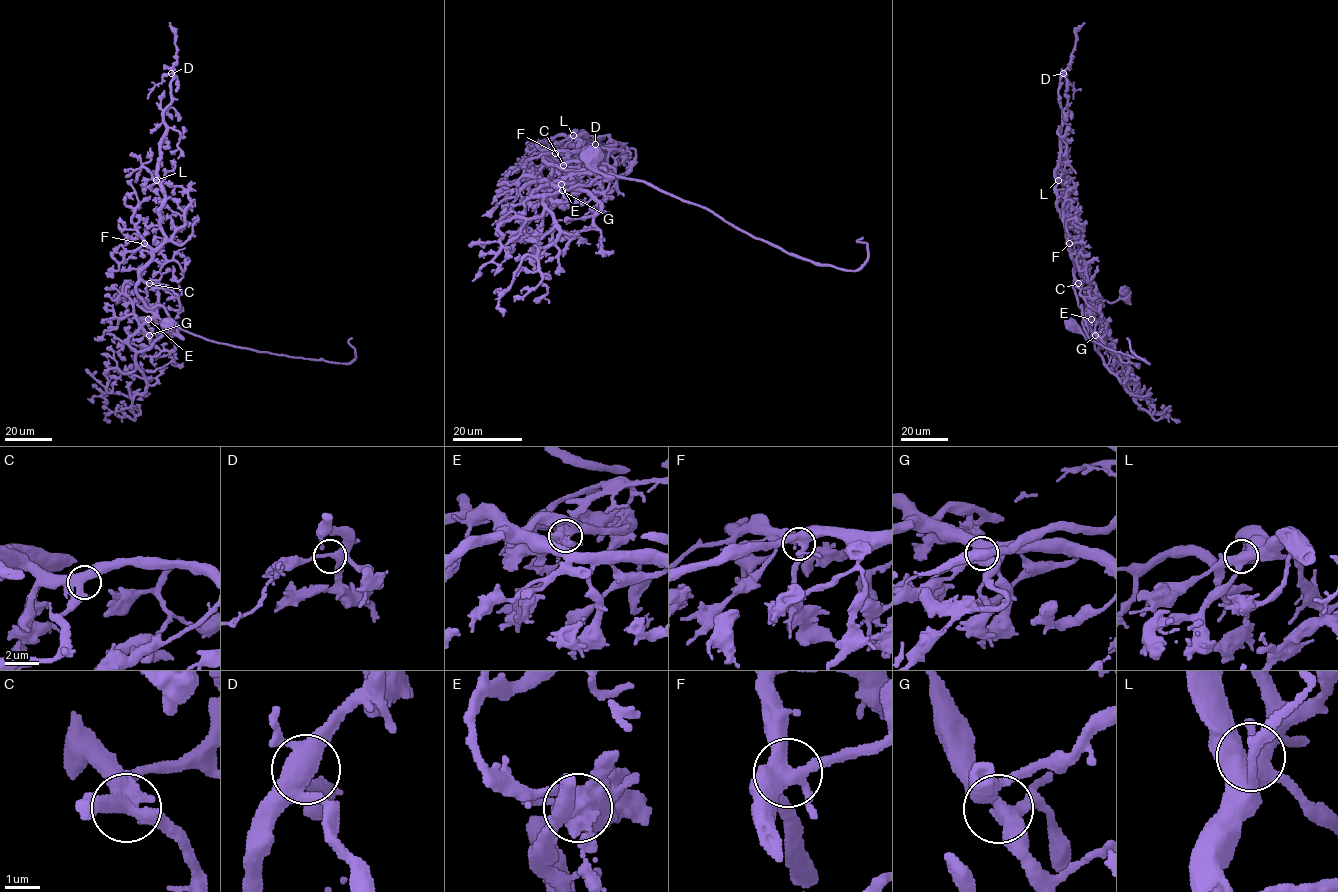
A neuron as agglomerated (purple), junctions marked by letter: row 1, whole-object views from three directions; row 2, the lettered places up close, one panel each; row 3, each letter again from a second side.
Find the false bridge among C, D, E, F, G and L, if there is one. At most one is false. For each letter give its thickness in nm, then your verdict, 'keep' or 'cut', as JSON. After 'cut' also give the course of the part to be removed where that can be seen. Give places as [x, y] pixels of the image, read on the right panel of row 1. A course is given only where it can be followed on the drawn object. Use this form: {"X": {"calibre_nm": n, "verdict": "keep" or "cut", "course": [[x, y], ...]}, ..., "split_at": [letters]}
{"C": {"calibre_nm": 440, "verdict": "keep"}, "D": {"calibre_nm": 360, "verdict": "keep"}, "E": {"calibre_nm": 500, "verdict": "cut", "course": [[1091, 319], [1083, 317], [1083, 327], [1096, 343], [1149, 363], [1131, 351], [1127, 338]]}, "F": {"calibre_nm": 480, "verdict": "keep"}, "G": {"calibre_nm": 480, "verdict": "keep"}, "L": {"calibre_nm": 480, "verdict": "keep"}, "split_at": ["E"]}

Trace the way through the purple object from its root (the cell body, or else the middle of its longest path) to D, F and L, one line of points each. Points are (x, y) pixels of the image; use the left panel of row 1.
D: (169, 323), (177, 335), (177, 324), (162, 306), (146, 306), (136, 283), (164, 238), (157, 165), (171, 73)
F: (169, 323), (177, 335), (168, 313), (159, 305), (149, 308), (136, 290), (138, 273), (151, 258), (144, 243)
L: (169, 323), (177, 335), (168, 313), (149, 308), (136, 290), (138, 273), (164, 238), (164, 193), (156, 180)

